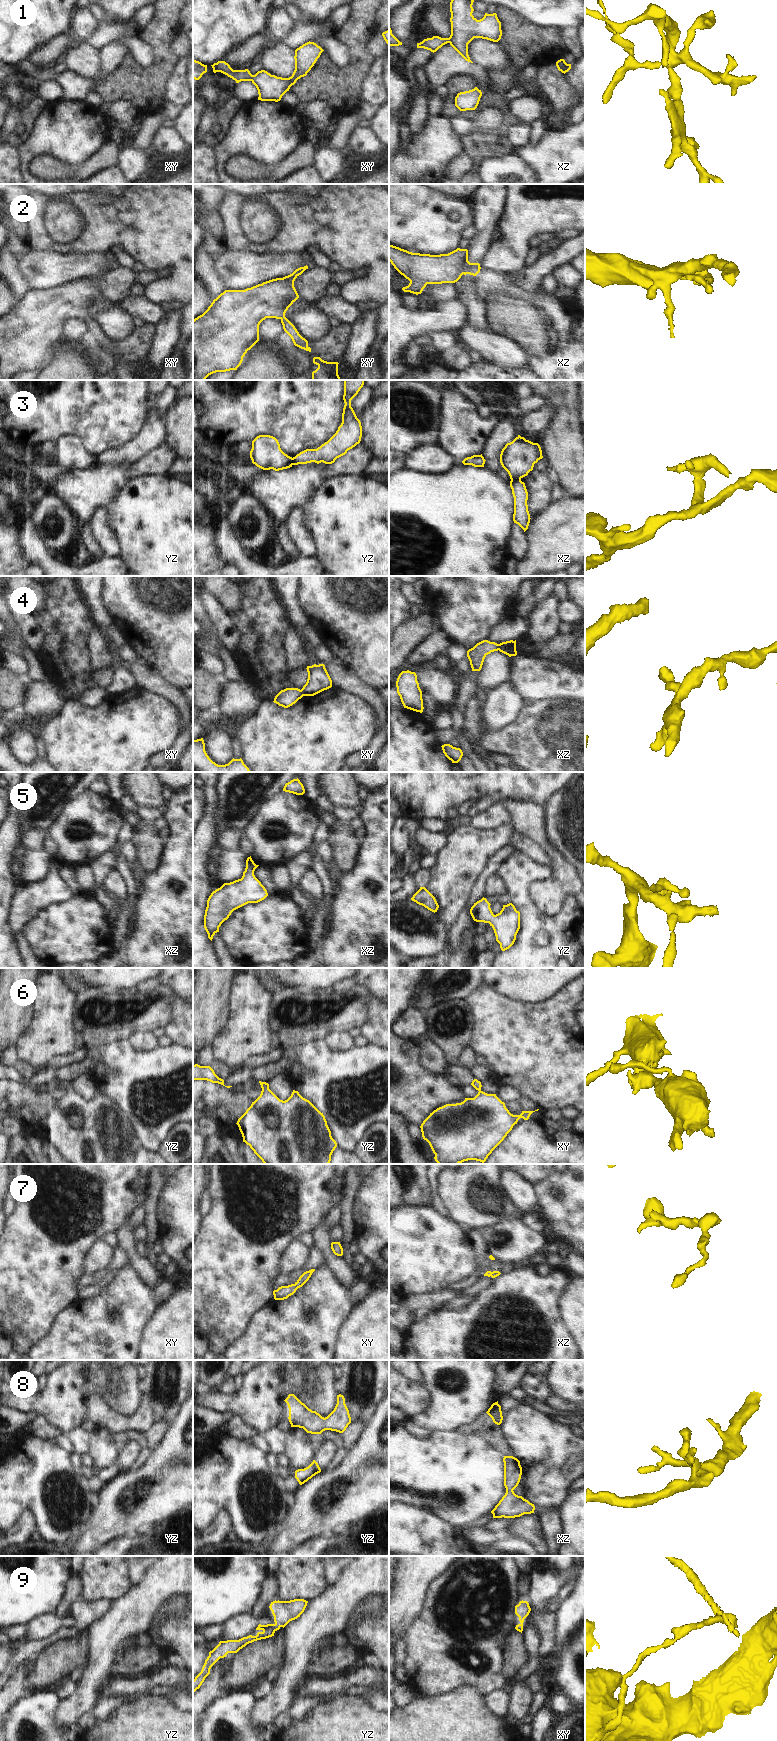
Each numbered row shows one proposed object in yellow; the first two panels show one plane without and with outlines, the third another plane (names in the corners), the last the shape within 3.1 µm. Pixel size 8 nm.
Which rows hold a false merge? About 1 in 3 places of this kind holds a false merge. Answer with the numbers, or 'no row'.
3, 4

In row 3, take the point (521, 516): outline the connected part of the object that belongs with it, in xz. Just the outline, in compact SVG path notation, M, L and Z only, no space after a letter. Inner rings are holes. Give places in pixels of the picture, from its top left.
M511 480L510 487L514 497L513 521L525 532L528 529L531 519L527 505L528 492L525 483L521 480Z

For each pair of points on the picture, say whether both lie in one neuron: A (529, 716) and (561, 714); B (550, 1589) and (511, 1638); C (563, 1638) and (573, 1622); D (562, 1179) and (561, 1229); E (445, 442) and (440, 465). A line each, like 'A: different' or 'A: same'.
A: same
B: different
C: same
D: same
E: different

